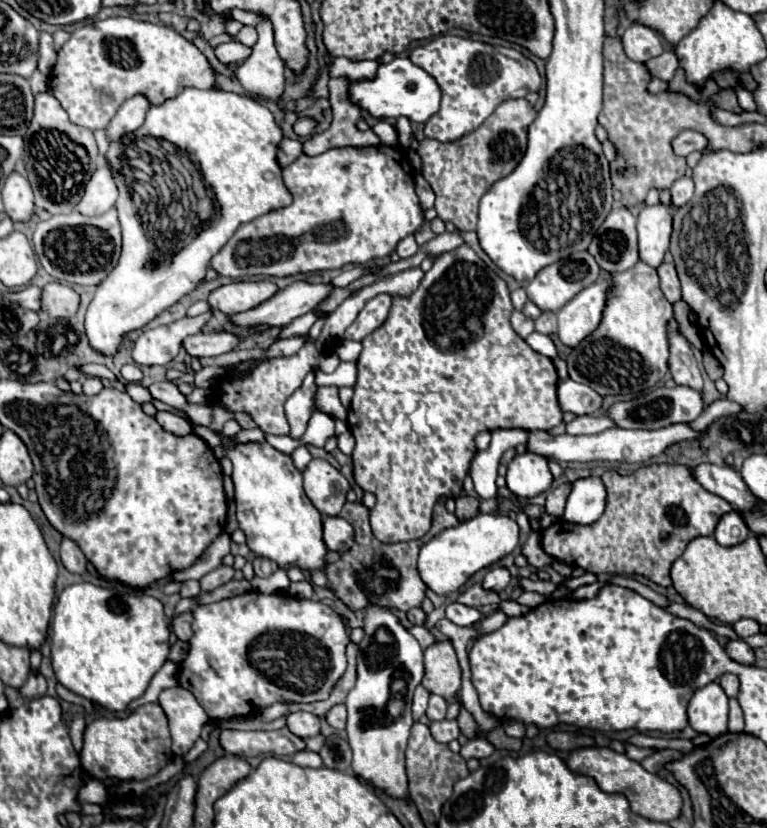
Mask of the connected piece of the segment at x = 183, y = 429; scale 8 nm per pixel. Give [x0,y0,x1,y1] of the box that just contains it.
[155,412,191,436]

